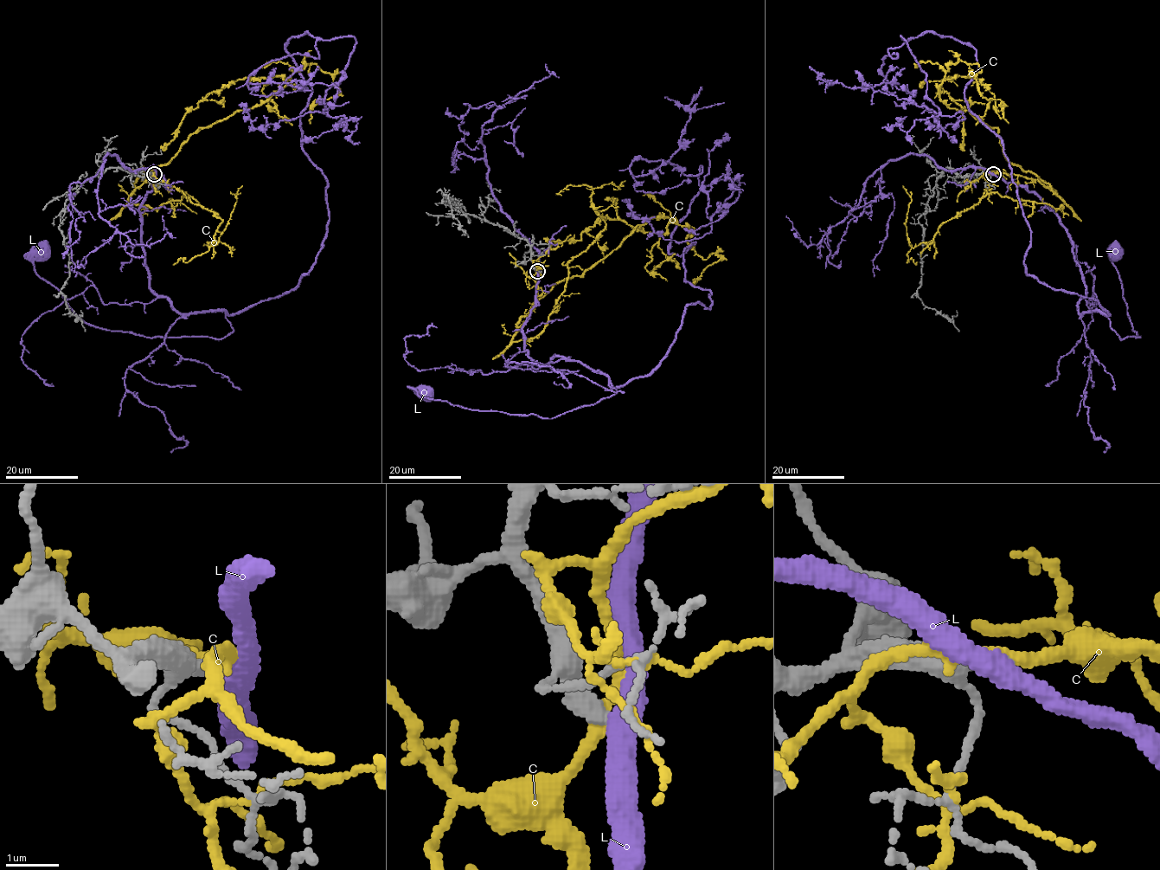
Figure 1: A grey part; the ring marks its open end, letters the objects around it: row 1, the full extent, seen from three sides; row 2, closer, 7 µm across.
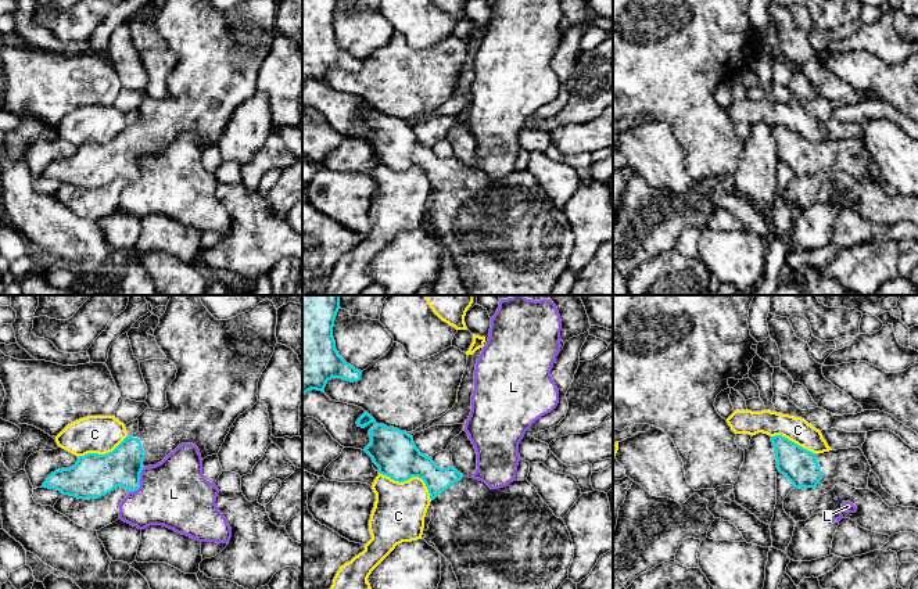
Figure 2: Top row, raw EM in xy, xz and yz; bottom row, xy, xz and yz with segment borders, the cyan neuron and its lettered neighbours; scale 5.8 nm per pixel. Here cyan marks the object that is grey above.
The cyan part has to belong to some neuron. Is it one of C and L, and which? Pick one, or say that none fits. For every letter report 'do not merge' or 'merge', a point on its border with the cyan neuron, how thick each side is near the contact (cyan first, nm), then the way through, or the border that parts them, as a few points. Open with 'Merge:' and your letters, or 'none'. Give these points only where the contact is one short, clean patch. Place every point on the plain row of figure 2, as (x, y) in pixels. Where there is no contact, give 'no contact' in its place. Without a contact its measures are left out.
Merge: none
C: do not merge; meets cyan in xz at (411, 166); 260 nm thick on the cyan side, 300 nm on the other
L: do not merge; meets cyan in xy at (139, 172); 240 nm thick on the cyan side, 380 nm on the other; border along xy (144, 157), (139, 165), (139, 176), (129, 182)

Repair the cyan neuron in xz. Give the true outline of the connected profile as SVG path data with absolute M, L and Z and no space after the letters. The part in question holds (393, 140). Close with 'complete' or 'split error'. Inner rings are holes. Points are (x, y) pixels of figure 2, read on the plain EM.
M377 114L369 119L370 133L363 139L379 157L379 162L390 166L394 170L404 172L412 166L419 166L424 170L428 183L430 194L434 198L428 219L423 219L423 227L427 233L431 231L435 234L438 241L452 254L453 262L458 267L459 277L463 285L469 290L470 295L549 295L555 284L557 283L562 273L569 269L569 258L573 252L574 237L570 222L562 208L557 208L549 195L541 188L537 179L527 170L513 170L509 175L491 179L485 172L465 166L453 155L448 158L438 157L431 147L423 144L415 134L413 126L406 121L401 121L394 116L387 116L384 114Z; split error

